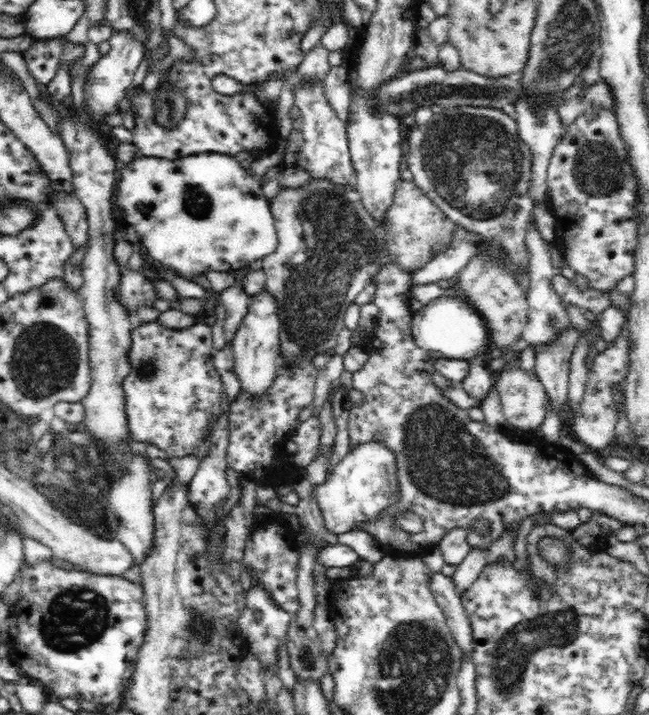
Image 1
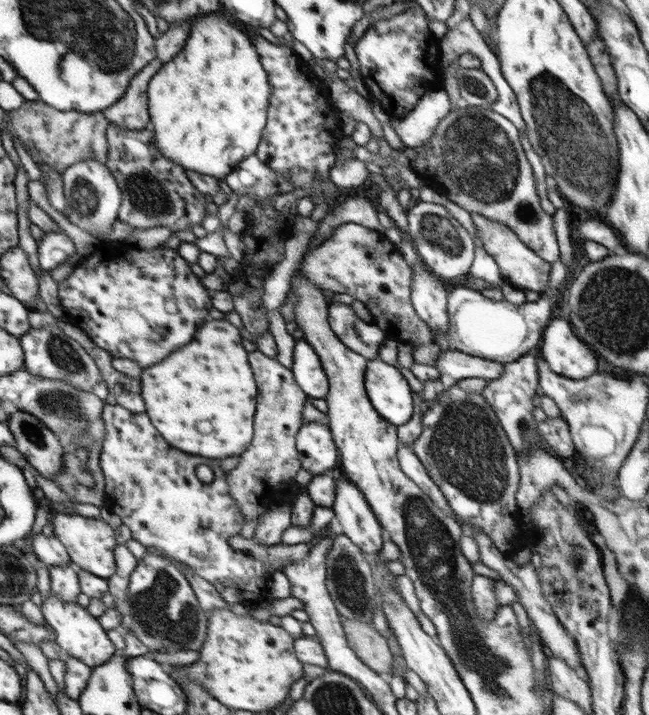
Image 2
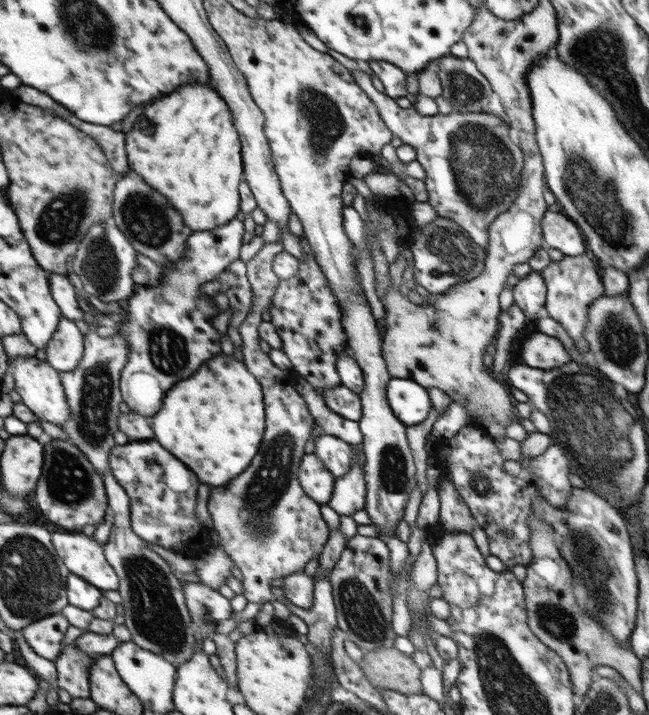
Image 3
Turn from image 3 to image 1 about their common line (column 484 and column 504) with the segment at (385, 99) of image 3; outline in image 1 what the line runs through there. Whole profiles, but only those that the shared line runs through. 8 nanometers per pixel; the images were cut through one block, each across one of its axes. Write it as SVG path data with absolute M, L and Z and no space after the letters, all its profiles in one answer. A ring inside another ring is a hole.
M448 107L440 113L434 113L428 124L414 126L406 135L408 154L404 154L404 162L408 162L413 184L444 211L444 215L458 228L480 234L483 238L490 238L504 246L511 255L512 262L520 266L520 273L514 275L515 282L523 288L522 292L527 298L530 275L526 270L529 255L525 246L525 235L533 212L530 195L532 155L528 145L520 140L516 132L514 117L492 107Z

